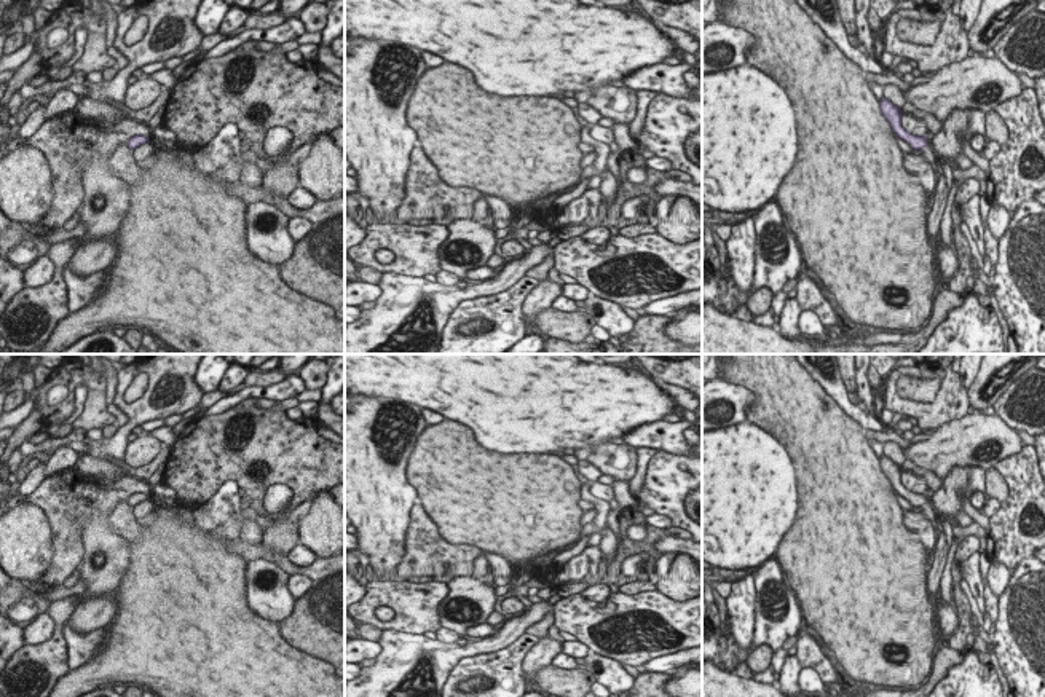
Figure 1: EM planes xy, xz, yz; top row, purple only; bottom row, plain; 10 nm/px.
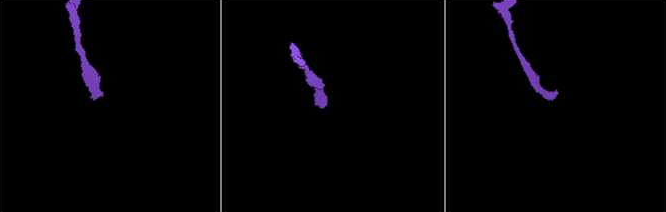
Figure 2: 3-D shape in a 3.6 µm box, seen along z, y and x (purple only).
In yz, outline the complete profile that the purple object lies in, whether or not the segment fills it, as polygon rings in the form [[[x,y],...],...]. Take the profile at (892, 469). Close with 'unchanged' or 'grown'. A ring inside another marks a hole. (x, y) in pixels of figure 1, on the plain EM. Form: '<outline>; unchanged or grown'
[[[882,456],[881,458],[881,466],[882,471],[885,472],[885,475],[890,478],[893,490],[901,494],[903,498],[906,498],[914,507],[921,507],[925,514],[925,517],[933,523],[935,530],[937,530],[937,539],[940,538],[940,531],[937,526],[937,514],[932,507],[932,502],[927,499],[927,491],[925,493],[914,493],[911,490],[908,490],[903,483],[901,483],[901,467],[893,463],[889,456]]]; grown

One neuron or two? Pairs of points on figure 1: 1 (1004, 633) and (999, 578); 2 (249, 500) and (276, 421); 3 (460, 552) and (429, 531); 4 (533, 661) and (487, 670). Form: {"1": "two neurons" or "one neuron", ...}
{"1": "two neurons", "2": "one neuron", "3": "one neuron", "4": "two neurons"}

